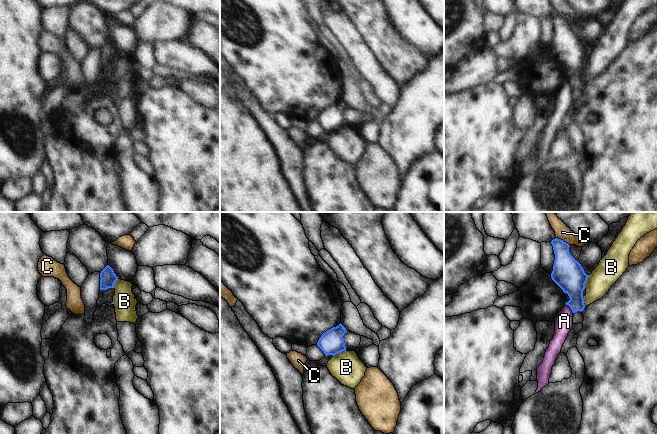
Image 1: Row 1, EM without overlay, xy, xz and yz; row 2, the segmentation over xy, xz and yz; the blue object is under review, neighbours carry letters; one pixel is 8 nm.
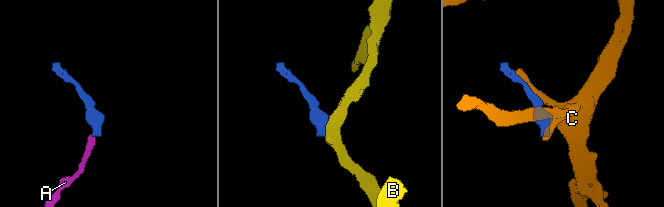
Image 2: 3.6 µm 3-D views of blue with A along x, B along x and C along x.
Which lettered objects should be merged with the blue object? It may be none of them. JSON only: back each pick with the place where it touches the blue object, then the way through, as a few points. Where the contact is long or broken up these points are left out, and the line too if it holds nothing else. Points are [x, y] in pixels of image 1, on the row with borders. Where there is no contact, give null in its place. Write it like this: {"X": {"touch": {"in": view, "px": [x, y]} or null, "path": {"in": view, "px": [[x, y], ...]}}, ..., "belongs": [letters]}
{"belongs": []}

